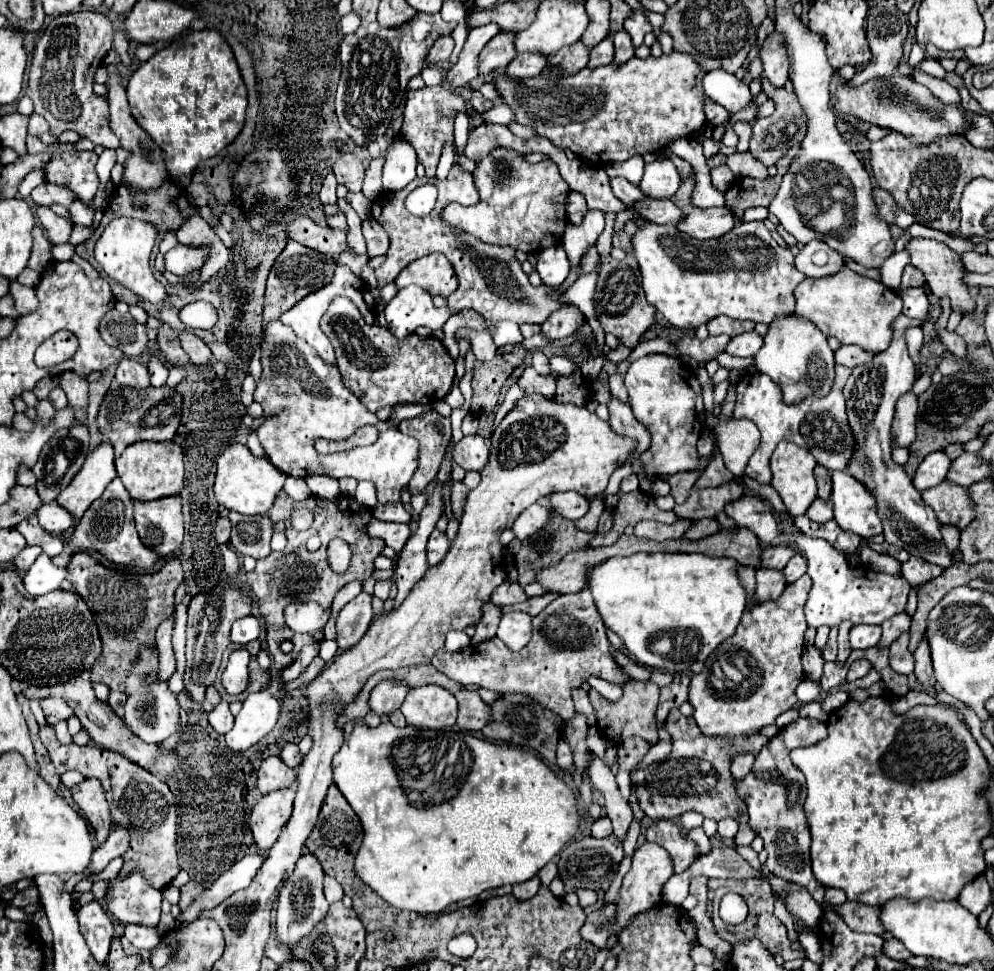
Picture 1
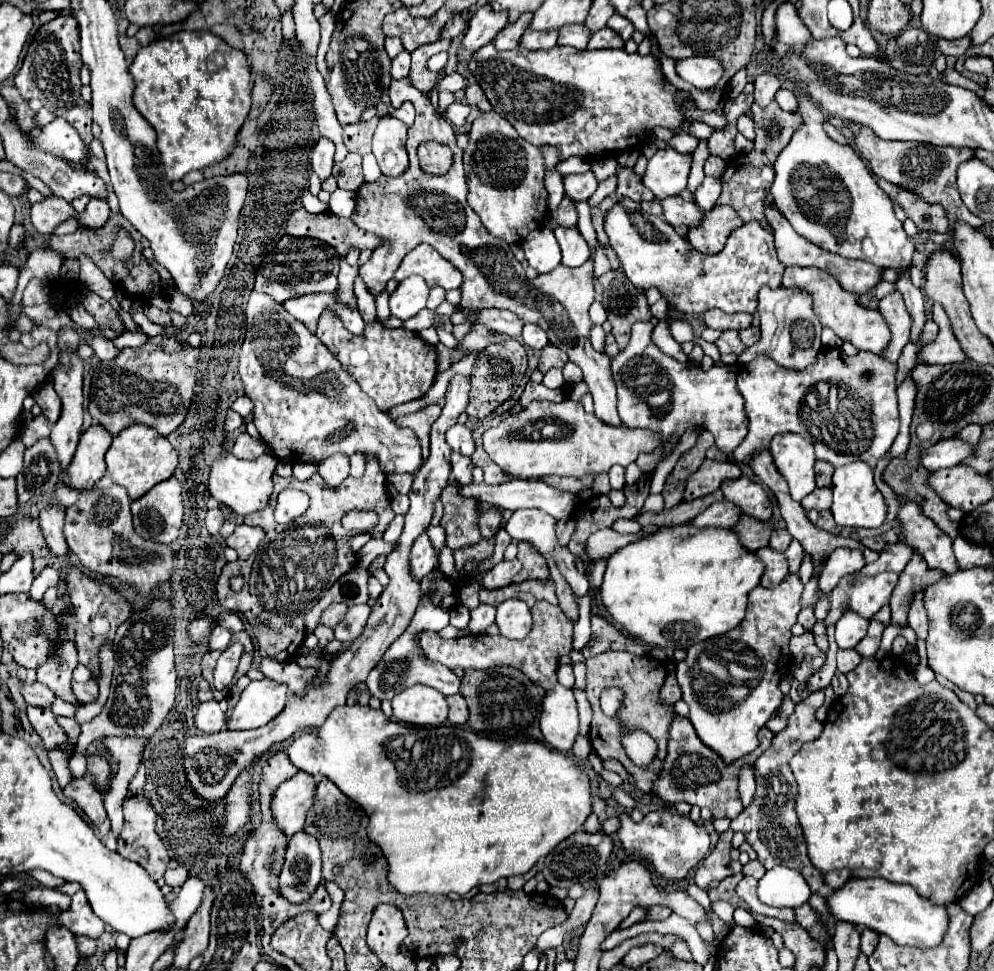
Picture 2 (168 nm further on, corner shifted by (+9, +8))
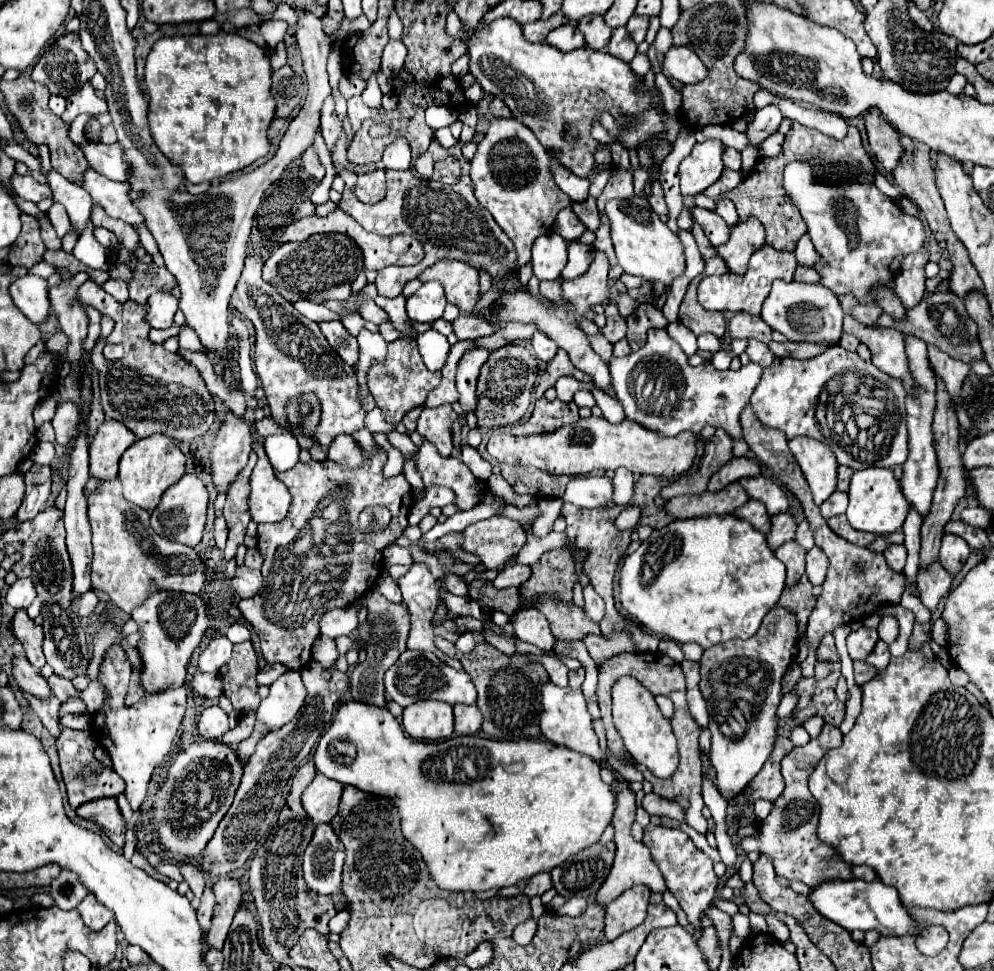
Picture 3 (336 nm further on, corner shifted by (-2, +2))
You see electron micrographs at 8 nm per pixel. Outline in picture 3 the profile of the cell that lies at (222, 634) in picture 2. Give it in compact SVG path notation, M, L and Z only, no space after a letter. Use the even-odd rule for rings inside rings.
M227 636L213 638L207 644L207 648L199 654L199 662L197 662L199 670L201 672L219 672L219 668L229 662L231 648L233 648L233 644L229 642Z

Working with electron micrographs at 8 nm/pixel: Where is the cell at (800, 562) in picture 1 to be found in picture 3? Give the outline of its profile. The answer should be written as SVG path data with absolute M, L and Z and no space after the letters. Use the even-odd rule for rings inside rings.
M811 548L807 552L807 576L813 586L821 586L825 582L825 574L829 568L829 560L825 558L825 552L821 548Z

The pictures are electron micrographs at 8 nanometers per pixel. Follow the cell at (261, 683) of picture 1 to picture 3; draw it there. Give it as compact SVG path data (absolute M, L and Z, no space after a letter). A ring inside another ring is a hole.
M249 640L235 644L229 664L219 670L219 676L223 680L223 694L231 700L239 714L259 708L261 700L257 696L255 684L257 670L257 656Z

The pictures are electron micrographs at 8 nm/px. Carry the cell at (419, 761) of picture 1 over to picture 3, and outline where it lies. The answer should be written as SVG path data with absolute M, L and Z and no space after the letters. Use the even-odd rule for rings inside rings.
M347 700L339 706L331 726L323 732L323 736L319 738L317 750L315 750L315 766L321 774L325 774L331 780L337 780L341 784L351 784L357 786L365 792L371 794L381 794L381 796L389 796L393 798L399 814L401 814L401 828L405 838L419 848L423 860L429 864L429 872L433 876L433 880L439 884L439 888L443 890L453 890L453 892L483 892L483 890L491 890L491 888L505 888L505 886L513 886L523 878L531 878L539 872L549 872L555 866L559 866L563 860L567 860L569 856L581 852L583 848L597 844L601 834L605 832L605 828L611 824L613 812L615 812L615 794L613 788L609 784L605 784L599 776L601 766L591 760L585 754L573 752L565 746L557 746L553 742L547 740L531 740L531 738L521 738L521 740L513 740L513 742L497 742L491 738L465 738L465 736L457 736L457 738L449 738L443 742L417 742L413 738L409 738L401 724L395 720L395 716L387 710L387 708L377 708L377 706L369 706L363 702L355 702L355 700Z

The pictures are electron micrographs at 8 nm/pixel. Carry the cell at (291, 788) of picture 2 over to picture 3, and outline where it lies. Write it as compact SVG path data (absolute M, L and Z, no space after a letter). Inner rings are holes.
M317 774L315 780L307 786L301 800L305 804L305 810L309 812L309 818L315 824L331 822L335 818L343 788L345 786L341 782L331 780L327 776L323 776L323 774Z

